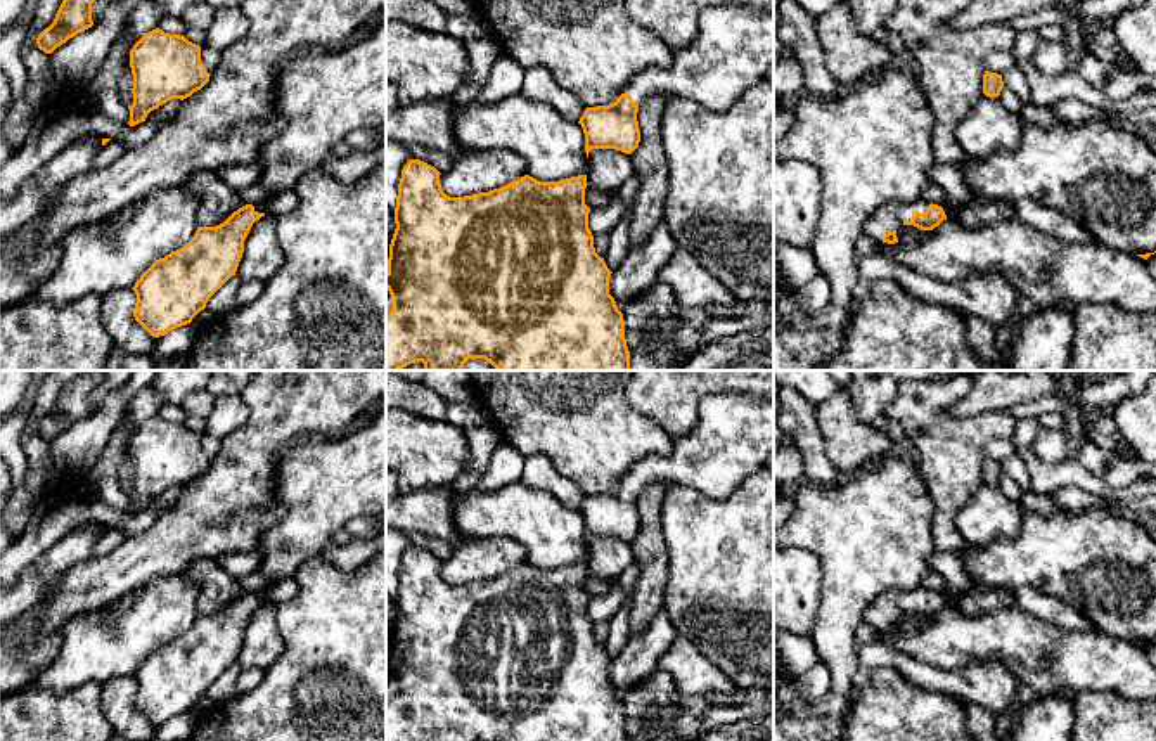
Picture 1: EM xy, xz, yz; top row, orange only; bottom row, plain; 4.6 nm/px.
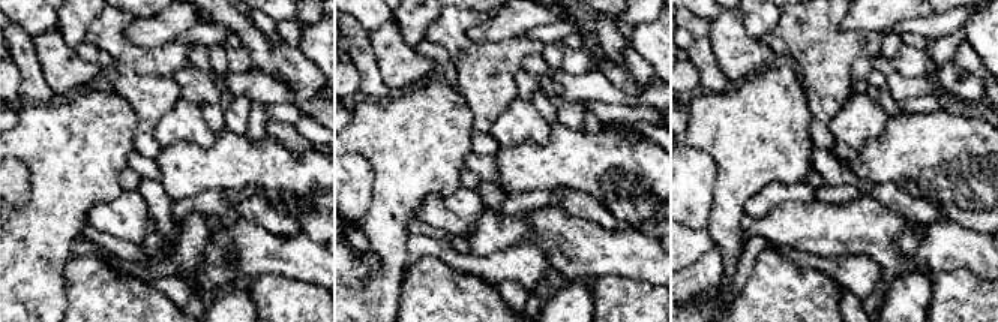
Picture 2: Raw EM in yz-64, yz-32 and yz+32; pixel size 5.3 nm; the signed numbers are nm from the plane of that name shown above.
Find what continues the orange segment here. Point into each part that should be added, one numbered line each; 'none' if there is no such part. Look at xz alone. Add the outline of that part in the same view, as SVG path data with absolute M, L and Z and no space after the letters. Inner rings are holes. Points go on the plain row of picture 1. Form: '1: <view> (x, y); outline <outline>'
1: xz (734, 435); outline M741 393L708 395L699 403L694 429L673 441L668 455L649 455L639 461L623 478L640 495L651 485L690 486L706 497L730 497L742 481L760 471L774 450L774 400Z

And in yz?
1: yz (890, 605); outline M919 585L909 592L888 590L870 604L865 611L864 622L876 630L883 630L884 622L898 618L905 608L910 609L915 599L926 601L929 592L931 590L924 585Z

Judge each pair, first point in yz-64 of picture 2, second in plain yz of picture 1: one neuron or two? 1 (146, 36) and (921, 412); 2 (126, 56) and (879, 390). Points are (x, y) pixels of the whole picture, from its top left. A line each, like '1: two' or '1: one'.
1: two
2: two

